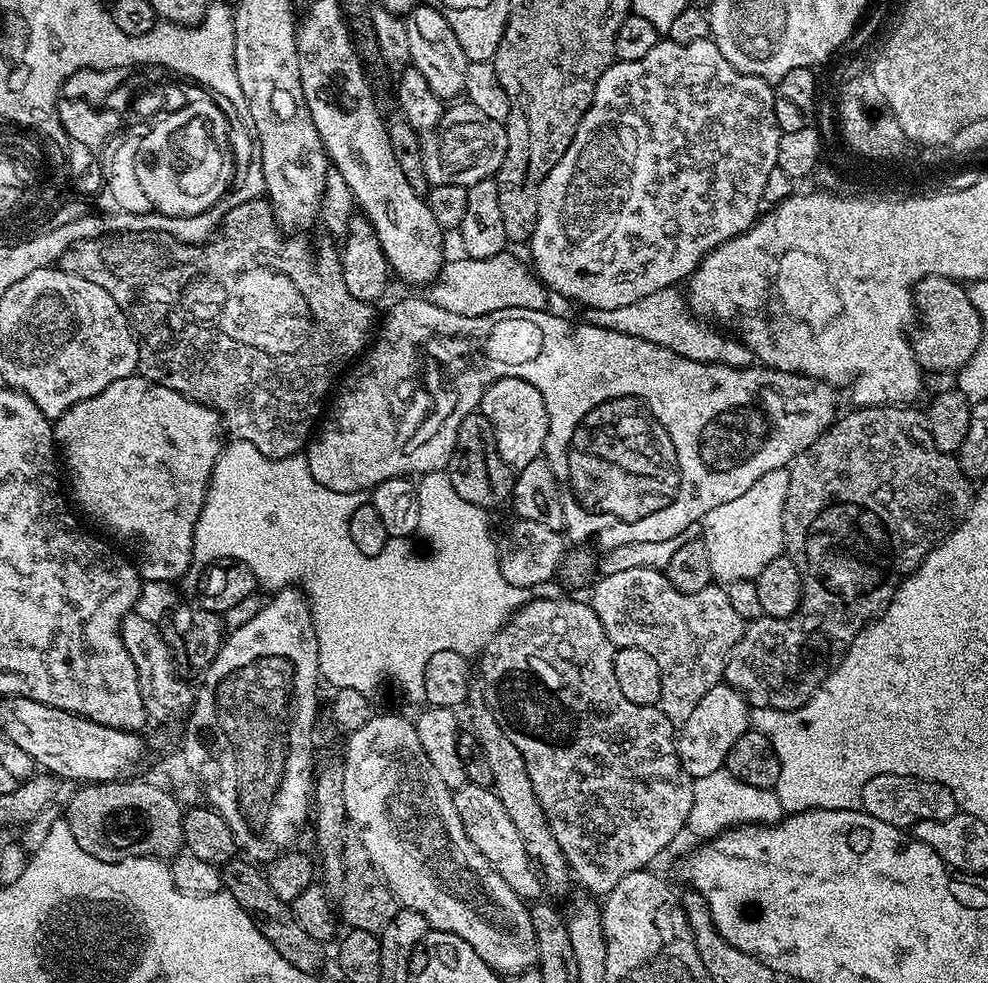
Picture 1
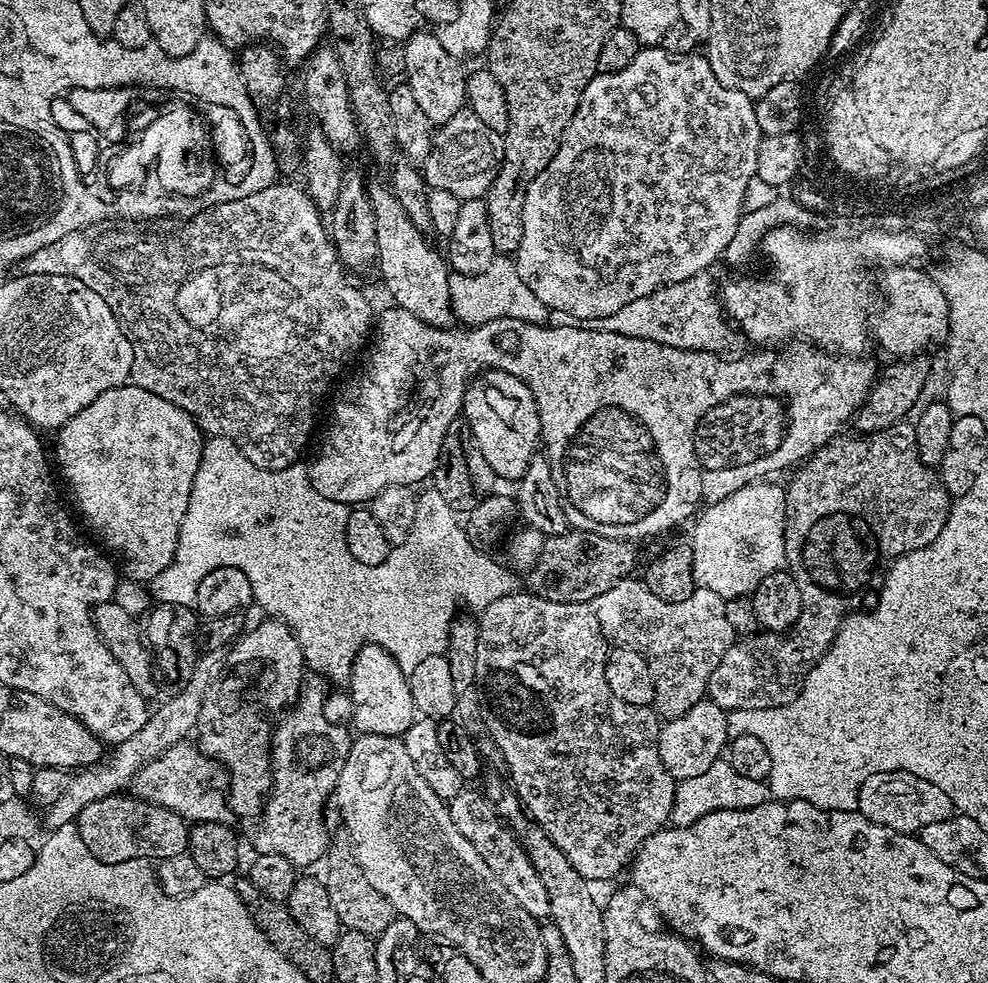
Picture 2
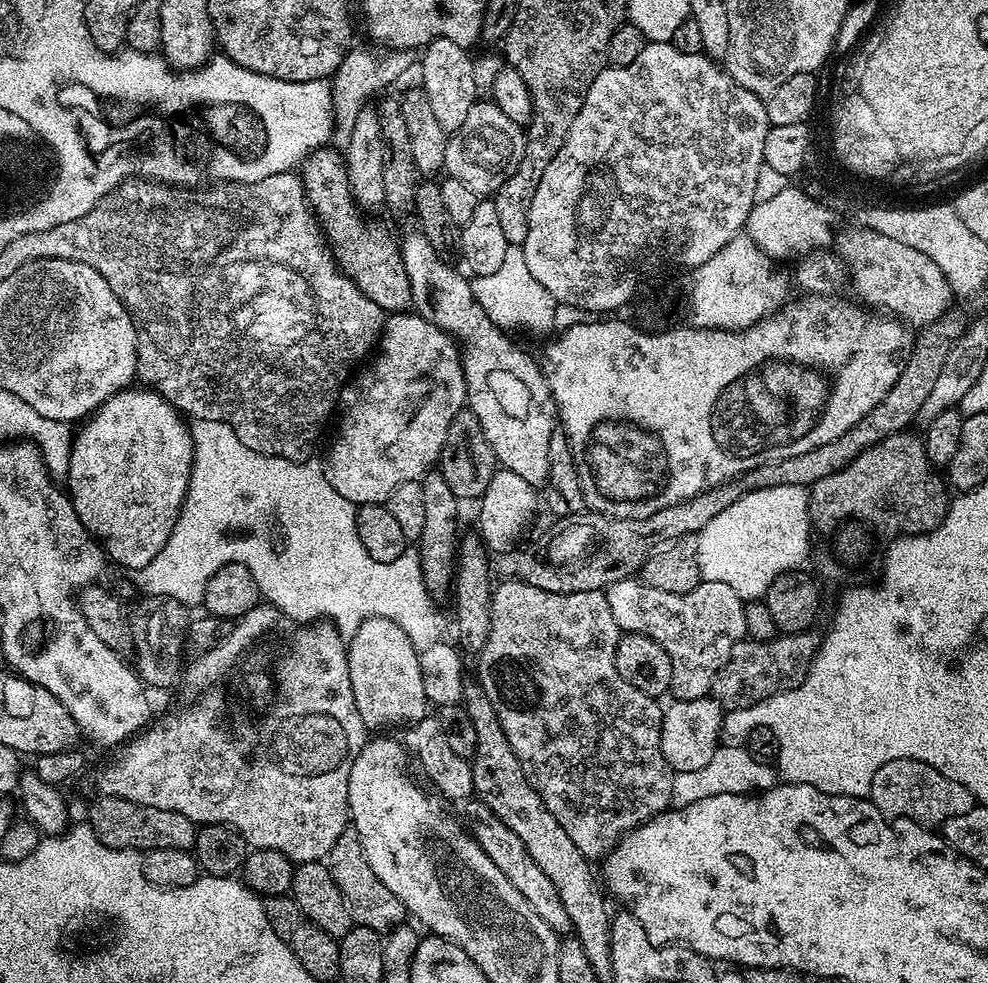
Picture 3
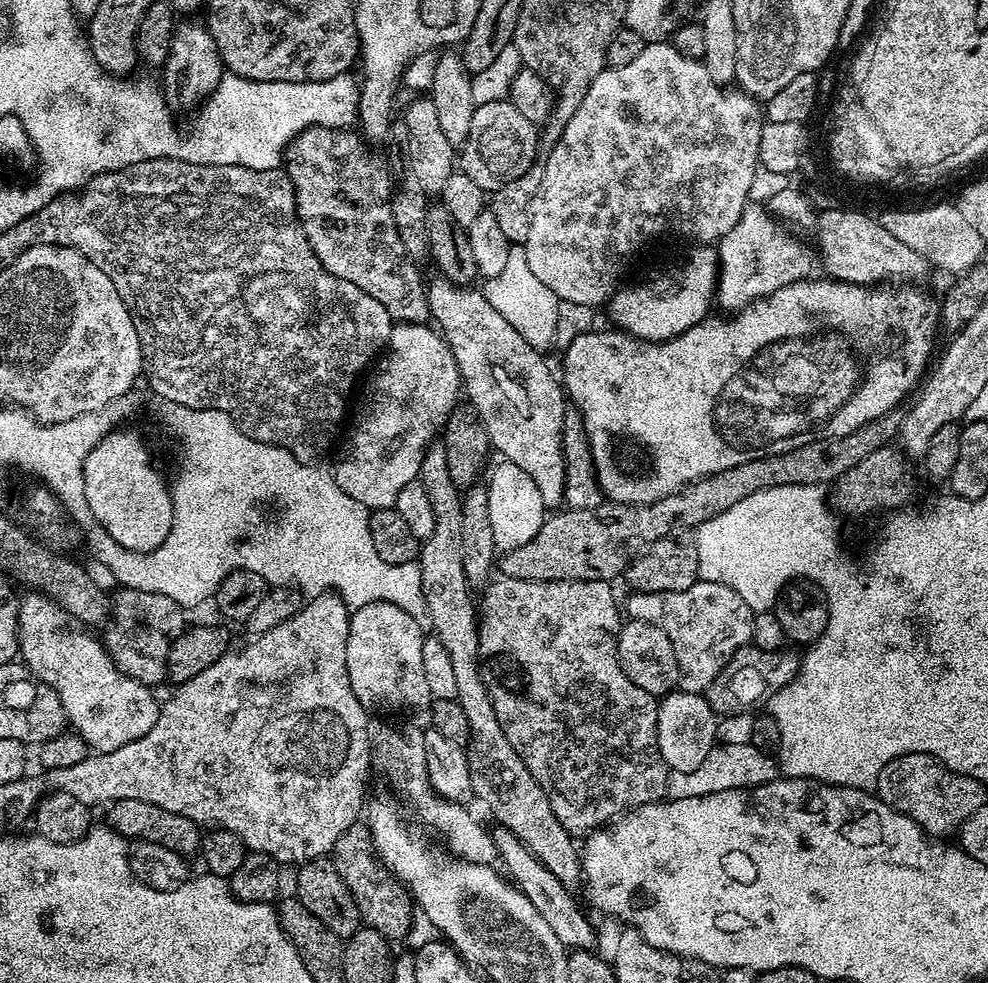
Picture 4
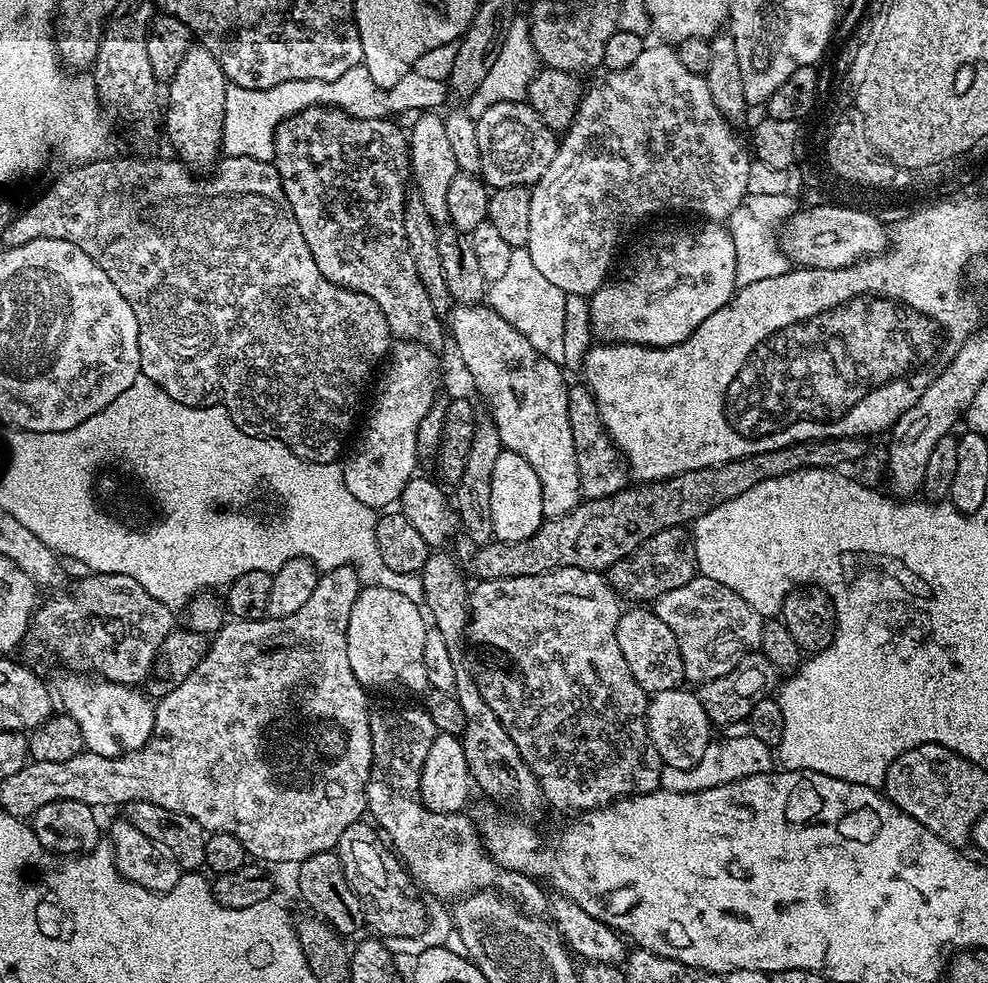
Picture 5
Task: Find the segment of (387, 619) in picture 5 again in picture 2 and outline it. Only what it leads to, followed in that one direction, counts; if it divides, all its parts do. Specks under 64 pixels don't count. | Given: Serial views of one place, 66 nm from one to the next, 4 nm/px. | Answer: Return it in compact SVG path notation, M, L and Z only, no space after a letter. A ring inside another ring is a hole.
M365 644L352 664L348 686L352 688L352 698L356 704L354 724L357 733L399 737L407 733L416 718L418 705L405 667L389 650L380 644Z

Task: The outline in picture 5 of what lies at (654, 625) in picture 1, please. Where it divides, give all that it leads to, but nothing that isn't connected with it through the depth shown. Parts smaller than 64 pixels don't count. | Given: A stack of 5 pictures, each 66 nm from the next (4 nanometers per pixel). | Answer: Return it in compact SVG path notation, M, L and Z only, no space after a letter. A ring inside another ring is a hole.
M698 574L686 586L670 590L670 594L655 601L654 611L674 630L684 663L685 681L693 680L693 685L722 678L722 674L734 670L745 656L760 647L765 617L725 584L705 576Z

